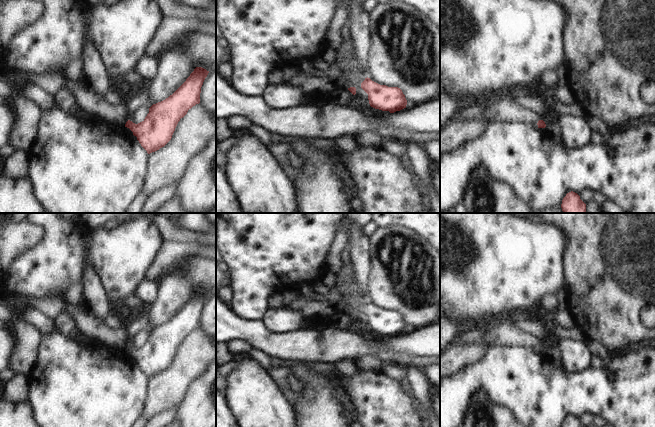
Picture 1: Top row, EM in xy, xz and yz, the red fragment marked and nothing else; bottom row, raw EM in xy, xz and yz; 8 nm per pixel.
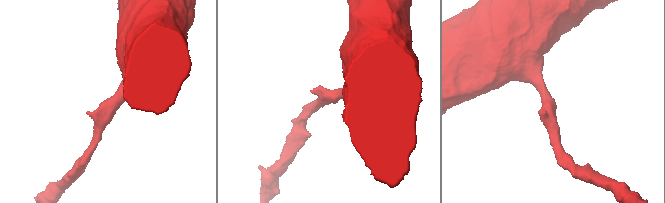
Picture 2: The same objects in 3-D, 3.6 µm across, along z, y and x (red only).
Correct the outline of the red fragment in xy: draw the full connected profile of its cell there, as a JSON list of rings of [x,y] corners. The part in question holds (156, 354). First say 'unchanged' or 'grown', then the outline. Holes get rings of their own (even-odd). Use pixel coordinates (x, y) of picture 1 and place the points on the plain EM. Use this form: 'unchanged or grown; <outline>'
unchanged; [[[196,291],[186,305],[172,319],[161,326],[153,328],[149,332],[149,337],[142,346],[138,348],[130,344],[126,346],[125,351],[133,356],[133,359],[137,361],[137,364],[148,378],[164,371],[171,364],[180,343],[187,338],[189,333],[200,327],[201,311],[208,297],[209,295],[206,293]]]

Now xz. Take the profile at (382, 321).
unchanged; [[[367,301],[361,312],[368,318],[369,328],[375,333],[394,337],[406,332],[407,324],[398,311],[380,309]]]

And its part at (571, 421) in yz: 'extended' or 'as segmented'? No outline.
as segmented

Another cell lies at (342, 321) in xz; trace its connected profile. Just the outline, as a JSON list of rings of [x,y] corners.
[[[332,311],[328,314],[328,327],[340,330],[348,330],[353,318],[348,313],[339,313]]]

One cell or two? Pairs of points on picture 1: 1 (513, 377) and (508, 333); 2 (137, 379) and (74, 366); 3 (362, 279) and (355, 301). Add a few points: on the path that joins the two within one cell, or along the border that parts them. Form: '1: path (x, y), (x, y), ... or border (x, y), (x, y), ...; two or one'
1: border (493, 344), (516, 345), (532, 349); two
2: path (121, 379), (90, 379); one
3: border (358, 291), (359, 293); two

